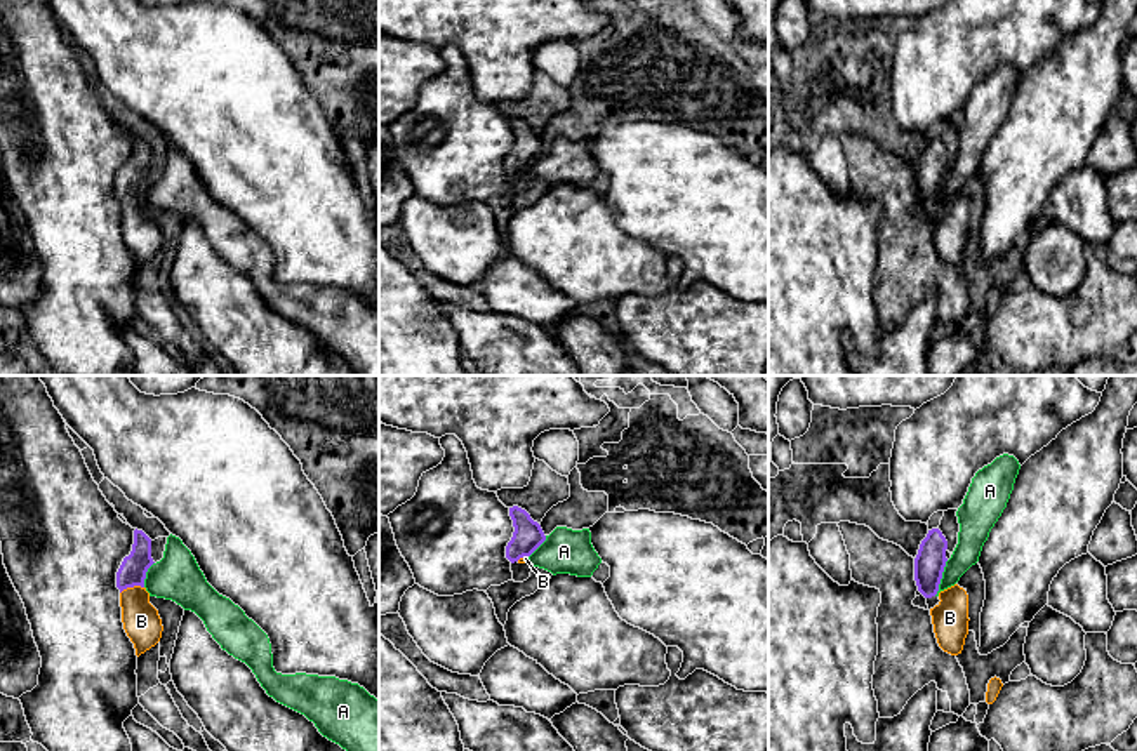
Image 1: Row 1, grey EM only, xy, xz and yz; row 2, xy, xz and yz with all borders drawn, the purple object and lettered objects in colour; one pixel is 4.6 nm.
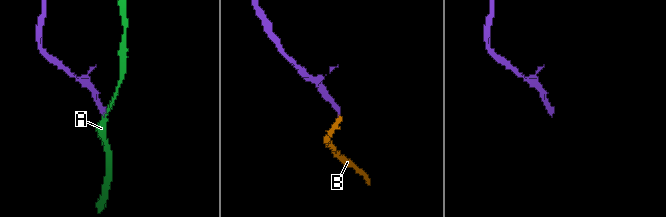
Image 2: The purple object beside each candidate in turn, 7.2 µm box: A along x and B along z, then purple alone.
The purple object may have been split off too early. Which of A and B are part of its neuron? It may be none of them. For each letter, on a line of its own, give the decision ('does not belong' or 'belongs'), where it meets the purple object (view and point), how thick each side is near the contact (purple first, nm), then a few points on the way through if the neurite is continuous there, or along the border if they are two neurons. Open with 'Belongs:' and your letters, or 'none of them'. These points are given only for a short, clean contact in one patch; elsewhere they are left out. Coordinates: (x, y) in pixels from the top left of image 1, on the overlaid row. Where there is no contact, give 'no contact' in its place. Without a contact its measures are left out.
Belongs: B
A: does not belong; contact yz (941, 578); calibres 140 and 130 nm; border yz (948, 560), (939, 590), (934, 595)
B: belongs; contact xy (131, 586); calibres 130 and 170 nm; way xy (132, 571), (131, 586), (141, 621)

